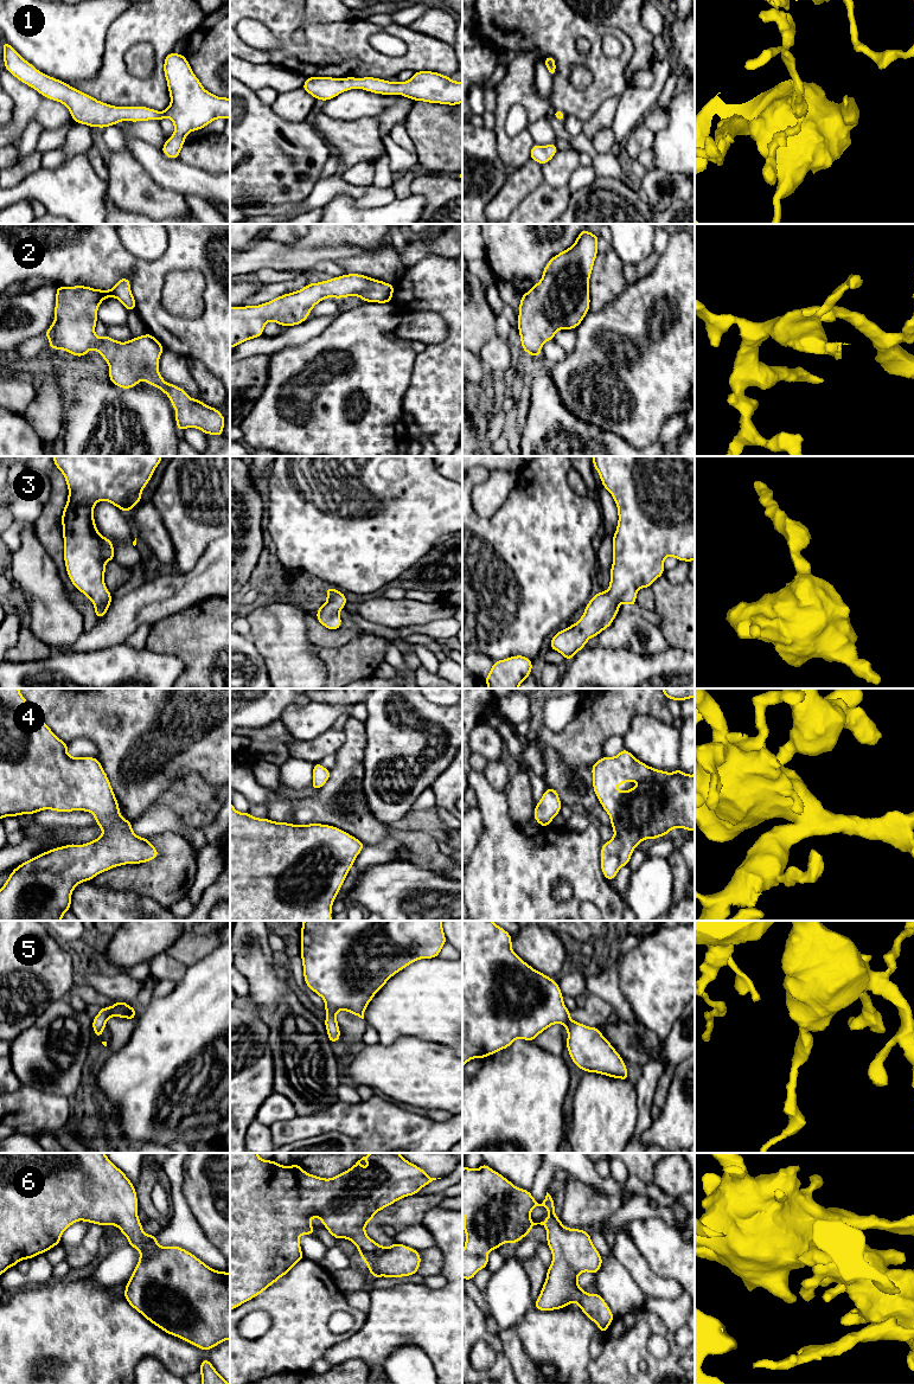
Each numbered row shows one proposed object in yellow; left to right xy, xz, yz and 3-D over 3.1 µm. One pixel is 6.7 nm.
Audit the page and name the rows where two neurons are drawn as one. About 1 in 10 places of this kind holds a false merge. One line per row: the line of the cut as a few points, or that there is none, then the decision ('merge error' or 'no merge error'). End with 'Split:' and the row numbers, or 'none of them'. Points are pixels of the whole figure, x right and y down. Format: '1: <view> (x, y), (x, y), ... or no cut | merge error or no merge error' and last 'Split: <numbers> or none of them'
1: no cut | no merge error
2: no cut | no merge error
3: no cut | no merge error
4: no cut | no merge error
5: no cut | no merge error
6: no cut | no merge error
Split: none of them

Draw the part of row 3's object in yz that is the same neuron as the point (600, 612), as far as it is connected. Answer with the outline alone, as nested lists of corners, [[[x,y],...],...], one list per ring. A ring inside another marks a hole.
[[[592,456],[594,468],[597,470],[602,486],[612,494],[618,507],[618,526],[613,538],[613,564],[609,571],[611,582],[609,589],[595,594],[586,606],[583,615],[575,624],[570,624],[567,629],[558,630],[551,639],[550,649],[560,652],[567,661],[586,647],[587,641],[607,629],[620,611],[619,604],[626,603],[634,608],[637,592],[641,588],[651,588],[653,581],[664,575],[664,559],[667,556],[675,557],[677,560],[692,562],[695,560],[695,456]]]

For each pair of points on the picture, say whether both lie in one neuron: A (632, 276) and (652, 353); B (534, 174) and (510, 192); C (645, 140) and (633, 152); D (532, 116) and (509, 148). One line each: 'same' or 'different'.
A: different
B: same
C: same
D: same

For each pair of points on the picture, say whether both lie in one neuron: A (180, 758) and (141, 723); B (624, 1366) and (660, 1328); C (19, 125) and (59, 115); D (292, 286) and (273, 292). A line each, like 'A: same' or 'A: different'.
A: same
B: same
C: same
D: same

